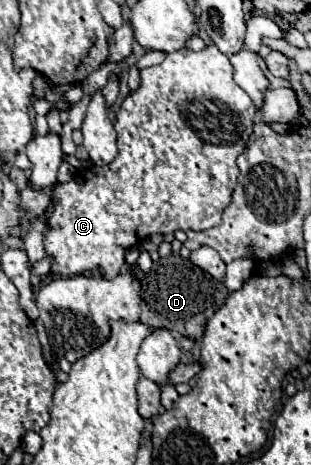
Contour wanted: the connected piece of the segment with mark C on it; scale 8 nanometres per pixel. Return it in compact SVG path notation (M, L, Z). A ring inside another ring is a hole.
M214 44L206 46L200 52L194 52L190 48L182 48L178 52L166 54L166 60L162 64L144 68L140 72L140 88L136 92L130 92L122 100L120 110L116 114L116 124L114 124L114 130L118 134L118 156L116 156L116 160L110 162L110 164L106 164L106 166L92 166L92 168L80 172L74 180L70 180L66 184L58 184L54 188L54 194L52 194L54 212L48 218L50 230L46 230L46 242L44 242L46 252L54 258L52 270L56 274L62 274L62 276L74 276L74 274L82 274L84 270L102 268L104 274L106 274L106 278L114 278L114 276L118 276L118 272L122 268L122 264L116 264L116 246L122 246L124 250L128 250L130 246L140 244L150 234L172 234L174 230L184 230L186 232L186 230L206 230L206 228L218 226L224 208L230 204L230 194L234 192L236 176L238 176L236 158L246 148L246 142L248 142L248 138L252 134L254 118L256 118L256 106L254 106L254 102L232 80L232 66L228 62L228 56L222 54Z

